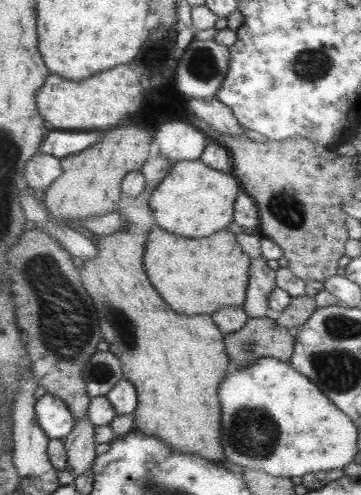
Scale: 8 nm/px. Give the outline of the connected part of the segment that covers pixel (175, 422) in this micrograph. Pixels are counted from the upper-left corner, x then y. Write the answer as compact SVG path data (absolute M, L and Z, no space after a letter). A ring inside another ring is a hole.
M161 153L153 158L147 158L141 168L146 184L142 192L135 198L129 199L120 194L119 204L115 213L125 221L125 226L115 234L92 236L97 247L95 258L83 260L79 270L81 285L89 301L93 303L93 314L99 321L101 338L108 344L108 351L117 357L121 363L121 374L136 390L137 405L132 413L134 417L133 431L158 439L177 450L181 454L191 454L204 459L219 467L231 468L225 461L219 436L221 436L221 410L217 397L217 384L225 376L227 370L227 355L223 347L223 334L217 325L211 321L209 314L185 315L177 314L171 307L157 296L149 282L143 268L143 253L145 250L145 237L153 223L153 214L147 206L150 193L157 188L161 179L169 172L172 162Z

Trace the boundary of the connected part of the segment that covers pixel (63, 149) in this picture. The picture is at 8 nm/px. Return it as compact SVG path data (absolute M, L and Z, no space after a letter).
M51 130L41 138L37 152L50 154L59 159L69 154L77 154L97 140L99 140L98 132Z

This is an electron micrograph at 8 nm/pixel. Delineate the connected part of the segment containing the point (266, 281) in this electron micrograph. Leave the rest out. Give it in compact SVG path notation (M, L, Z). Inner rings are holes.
M263 256L253 258L249 262L249 276L245 290L245 300L242 308L248 318L265 318L267 294L275 288L275 271L267 267L267 260Z

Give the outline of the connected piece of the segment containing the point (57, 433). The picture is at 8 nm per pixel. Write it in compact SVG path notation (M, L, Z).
M45 393L34 404L37 425L47 439L63 440L75 425L73 416L61 399Z

